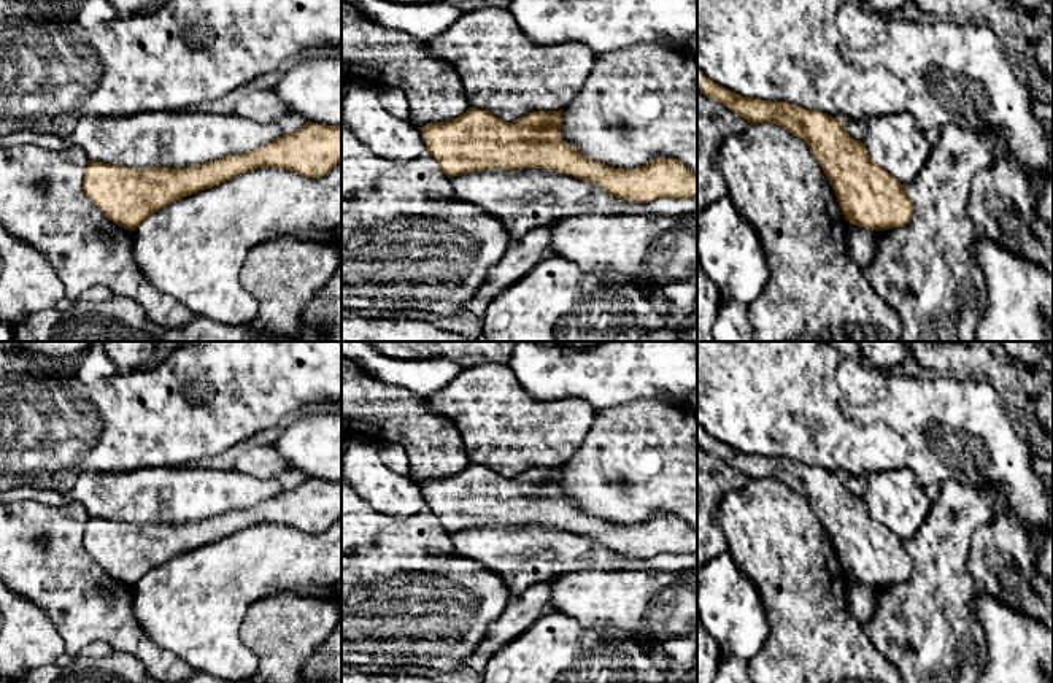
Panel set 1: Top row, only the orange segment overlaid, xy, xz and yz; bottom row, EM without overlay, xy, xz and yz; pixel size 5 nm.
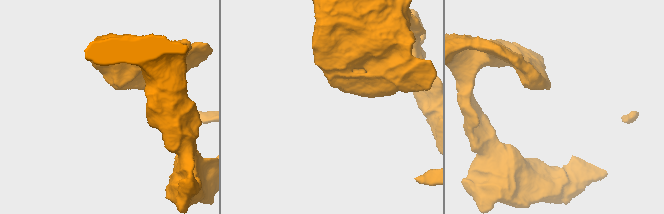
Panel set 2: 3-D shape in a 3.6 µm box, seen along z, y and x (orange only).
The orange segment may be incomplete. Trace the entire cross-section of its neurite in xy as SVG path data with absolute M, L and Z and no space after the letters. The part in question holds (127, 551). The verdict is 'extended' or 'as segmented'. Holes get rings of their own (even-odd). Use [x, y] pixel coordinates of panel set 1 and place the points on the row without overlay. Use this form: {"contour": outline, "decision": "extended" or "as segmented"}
{"contour": "M307 478L297 488L246 510L187 524L110 521L89 516L83 545L106 575L133 588L170 558L199 550L256 524L283 524L305 534L327 531L341 518L341 481Z", "decision": "as segmented"}

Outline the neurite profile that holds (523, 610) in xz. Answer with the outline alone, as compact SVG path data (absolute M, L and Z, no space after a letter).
M545 580L513 597L505 612L489 624L476 651L465 662L465 667L481 672L492 654L543 616L548 612L553 586L554 580Z

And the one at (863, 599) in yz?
M854 583L848 586L848 608L851 615L861 623L867 623L878 607L878 591L874 585Z

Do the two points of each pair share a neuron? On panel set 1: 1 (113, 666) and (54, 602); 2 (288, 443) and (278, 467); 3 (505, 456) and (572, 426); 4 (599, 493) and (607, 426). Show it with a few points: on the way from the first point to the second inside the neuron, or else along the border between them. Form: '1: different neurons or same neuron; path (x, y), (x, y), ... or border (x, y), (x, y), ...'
1: different neurons; border (115, 650), (131, 653), (140, 666)
2: different neurons; border (273, 445), (291, 469)
3: same neuron; path (521, 451), (540, 434), (556, 429)
4: same neuron; path (607, 477), (607, 442)

